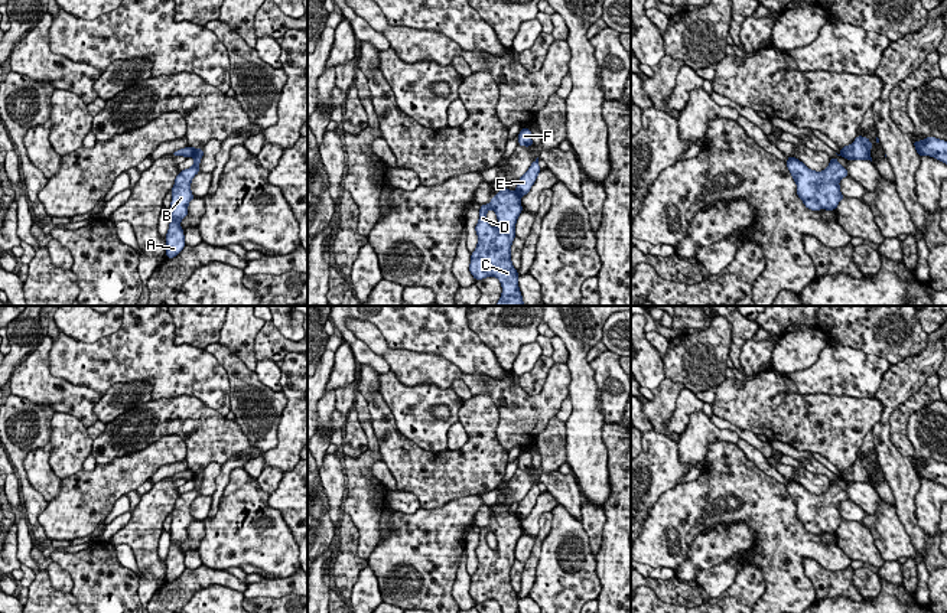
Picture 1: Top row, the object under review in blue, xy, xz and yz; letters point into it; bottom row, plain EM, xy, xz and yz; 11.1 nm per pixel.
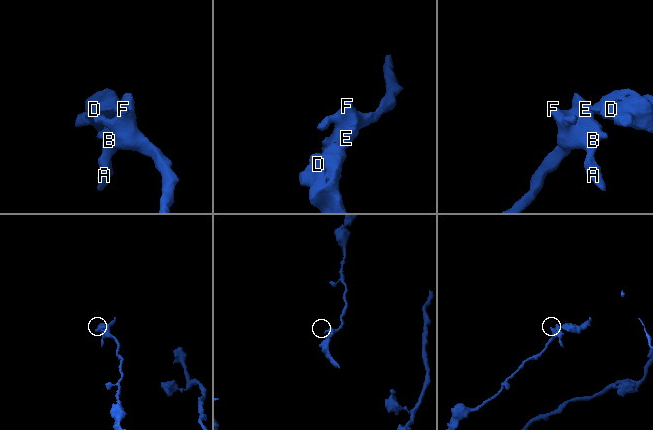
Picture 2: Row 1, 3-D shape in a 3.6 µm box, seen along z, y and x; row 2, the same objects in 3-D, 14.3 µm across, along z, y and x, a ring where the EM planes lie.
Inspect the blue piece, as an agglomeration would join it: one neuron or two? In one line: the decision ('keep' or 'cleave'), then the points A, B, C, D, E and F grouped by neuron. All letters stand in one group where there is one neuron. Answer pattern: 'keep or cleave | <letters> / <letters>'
cleave | A B E F / C D

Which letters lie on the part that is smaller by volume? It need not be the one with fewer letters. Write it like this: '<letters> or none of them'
C, D

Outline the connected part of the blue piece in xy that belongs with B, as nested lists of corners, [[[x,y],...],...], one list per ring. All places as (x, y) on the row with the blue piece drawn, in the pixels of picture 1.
[[[195,149],[193,166],[182,170],[175,179],[170,202],[170,224],[166,234],[166,258],[176,257],[186,245],[180,221],[186,218],[188,205],[195,198],[191,190],[191,182],[193,176],[199,173],[199,163],[202,156],[204,150]]]

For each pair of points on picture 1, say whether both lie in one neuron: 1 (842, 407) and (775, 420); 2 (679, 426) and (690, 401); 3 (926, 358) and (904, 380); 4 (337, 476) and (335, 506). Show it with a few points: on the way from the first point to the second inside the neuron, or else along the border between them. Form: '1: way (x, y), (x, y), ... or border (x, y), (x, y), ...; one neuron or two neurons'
1: way (826, 419), (791, 420); one neuron
2: way (679, 420), (684, 407); one neuron
3: way (920, 364), (910, 374); one neuron
4: way (335, 483), (335, 499); one neuron

